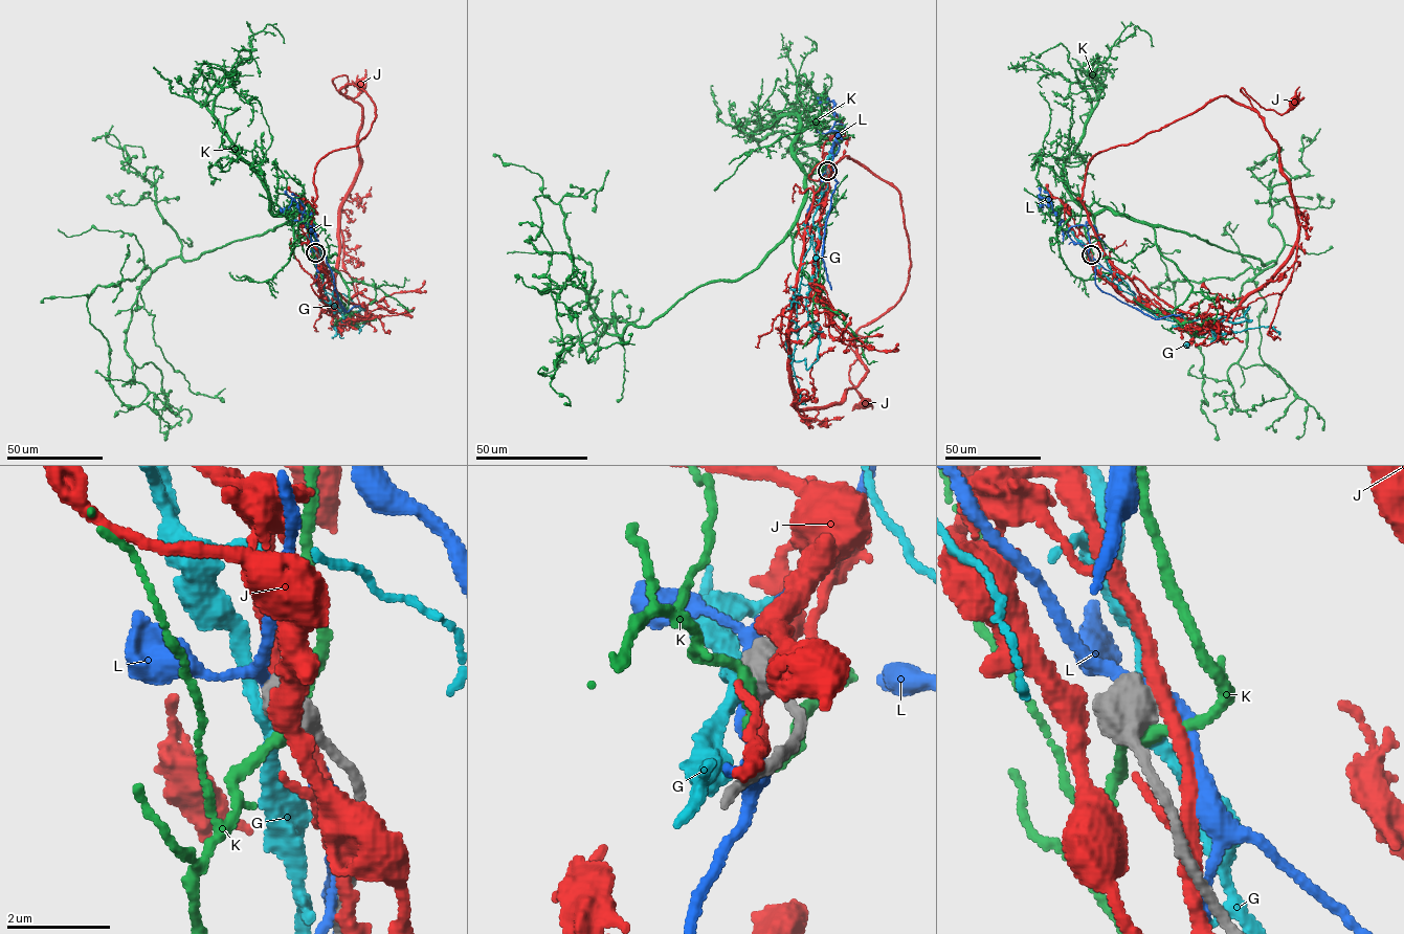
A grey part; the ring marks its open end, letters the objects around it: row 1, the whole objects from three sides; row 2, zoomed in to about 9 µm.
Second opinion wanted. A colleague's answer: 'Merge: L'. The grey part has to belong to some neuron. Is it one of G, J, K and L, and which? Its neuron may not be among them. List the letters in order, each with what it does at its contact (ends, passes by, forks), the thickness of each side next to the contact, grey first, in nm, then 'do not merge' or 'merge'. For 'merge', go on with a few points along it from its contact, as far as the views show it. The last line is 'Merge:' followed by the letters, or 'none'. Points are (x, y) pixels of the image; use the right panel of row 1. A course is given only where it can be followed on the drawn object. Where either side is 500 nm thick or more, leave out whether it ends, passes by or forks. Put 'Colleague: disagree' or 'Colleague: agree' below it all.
G: 800/260 nm | do not merge
J: 700/280 nm | do not merge
K: 750/240 nm | do not merge
L: 700/200 nm | do not merge
Merge: none
Colleague: disagree

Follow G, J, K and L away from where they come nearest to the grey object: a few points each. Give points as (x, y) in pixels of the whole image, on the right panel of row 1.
G: (1090, 254), (1122, 290), (1170, 316), (1183, 313), (1179, 321), (1193, 330), (1222, 333), (1270, 326), (1279, 331)
J: (1091, 253), (1104, 236), (1081, 199), (1093, 155), (1220, 96), (1253, 109), (1242, 88), (1278, 113), (1293, 101)
K: (1090, 256), (1085, 229), (1105, 209), (1276, 262), (1175, 284), (1218, 441)
L: (1090, 253), (1068, 236), (1071, 227), (1087, 227), (1095, 284), (1100, 290), (1155, 319), (1181, 315)

